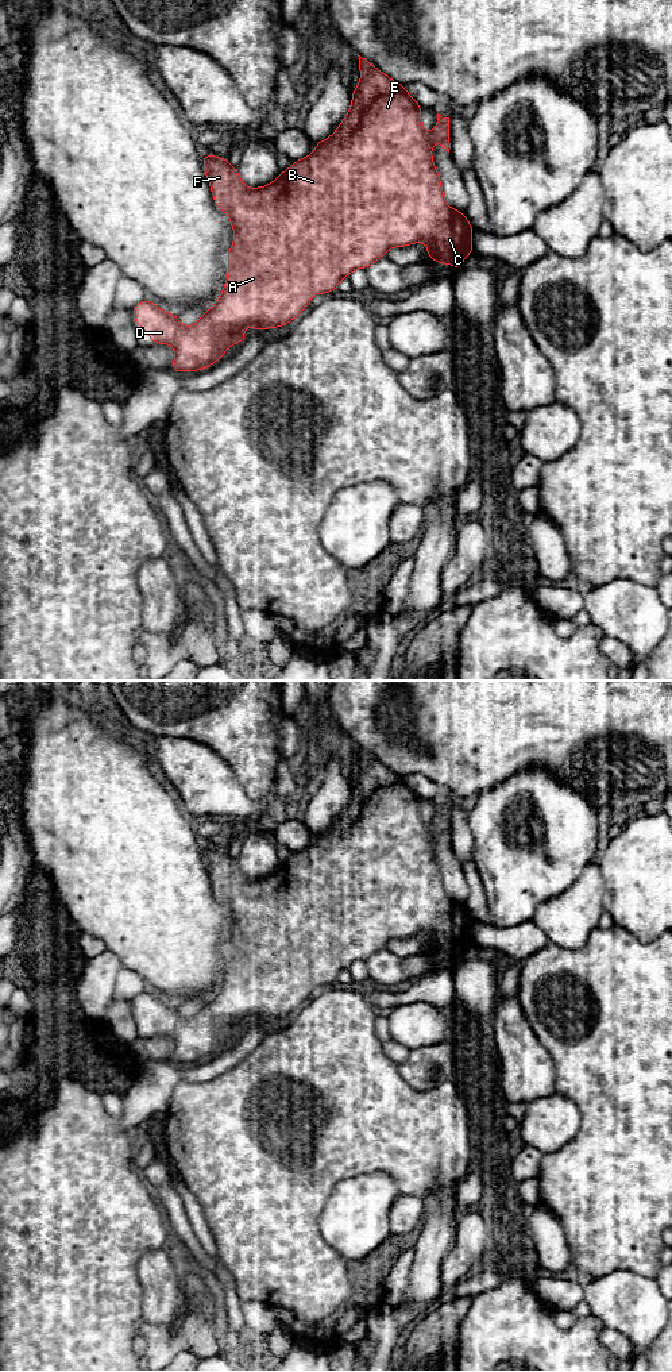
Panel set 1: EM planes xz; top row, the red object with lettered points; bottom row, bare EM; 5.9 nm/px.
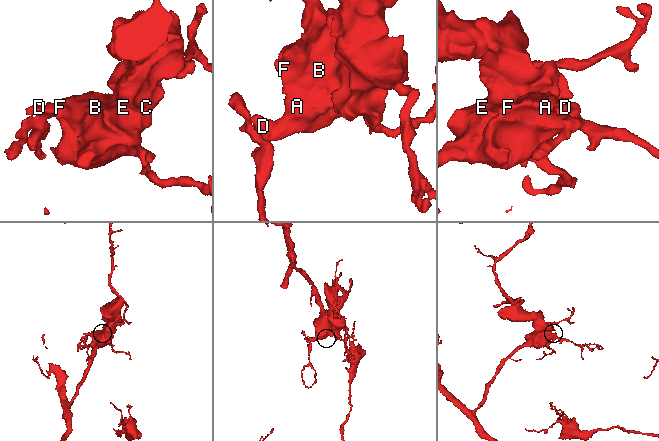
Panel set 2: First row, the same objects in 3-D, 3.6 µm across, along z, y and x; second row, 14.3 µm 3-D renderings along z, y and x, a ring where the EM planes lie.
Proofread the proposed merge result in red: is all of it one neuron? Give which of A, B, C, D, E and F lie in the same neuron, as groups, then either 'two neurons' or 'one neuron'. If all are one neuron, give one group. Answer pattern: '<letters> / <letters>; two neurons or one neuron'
A B C D E F; one neuron

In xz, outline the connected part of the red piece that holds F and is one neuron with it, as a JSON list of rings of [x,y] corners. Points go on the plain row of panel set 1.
[[[359,745],[359,762],[362,770],[355,778],[351,789],[351,799],[344,808],[336,822],[327,830],[321,833],[314,833],[316,843],[305,849],[294,852],[293,856],[285,862],[279,863],[279,867],[266,878],[260,879],[247,879],[237,864],[236,858],[232,858],[227,849],[205,845],[202,847],[204,864],[209,872],[212,882],[213,894],[217,899],[224,902],[229,907],[231,917],[235,922],[233,937],[227,943],[227,951],[229,960],[227,963],[227,975],[223,978],[217,993],[208,999],[208,1002],[201,1007],[201,1010],[190,1018],[182,1018],[179,1015],[177,1005],[167,1005],[158,999],[151,990],[143,991],[136,995],[132,1002],[134,1014],[138,1014],[147,1025],[148,1030],[154,1036],[173,1036],[174,1037],[174,1051],[171,1061],[174,1064],[179,1063],[202,1063],[208,1057],[215,1056],[223,1049],[224,1044],[236,1033],[244,1034],[247,1026],[242,1022],[244,1018],[251,1017],[254,1021],[264,1022],[266,1020],[277,1020],[287,1017],[293,1010],[296,1010],[306,998],[312,997],[313,986],[309,983],[310,979],[316,980],[316,987],[324,984],[332,984],[337,980],[339,974],[348,968],[356,960],[367,960],[378,951],[386,948],[386,944],[391,939],[408,939],[418,933],[424,933],[428,939],[426,944],[429,952],[437,952],[440,957],[447,953],[455,959],[455,963],[461,960],[463,952],[474,944],[472,937],[472,924],[474,918],[470,916],[463,902],[456,902],[447,897],[444,890],[444,883],[441,878],[440,866],[435,859],[435,852],[432,849],[432,835],[440,833],[443,840],[449,844],[451,840],[451,824],[449,824],[449,809],[443,809],[437,805],[437,817],[433,822],[426,824],[421,816],[421,802],[422,798],[408,785],[405,776],[391,771],[387,766],[376,760],[370,752],[362,749]]]

